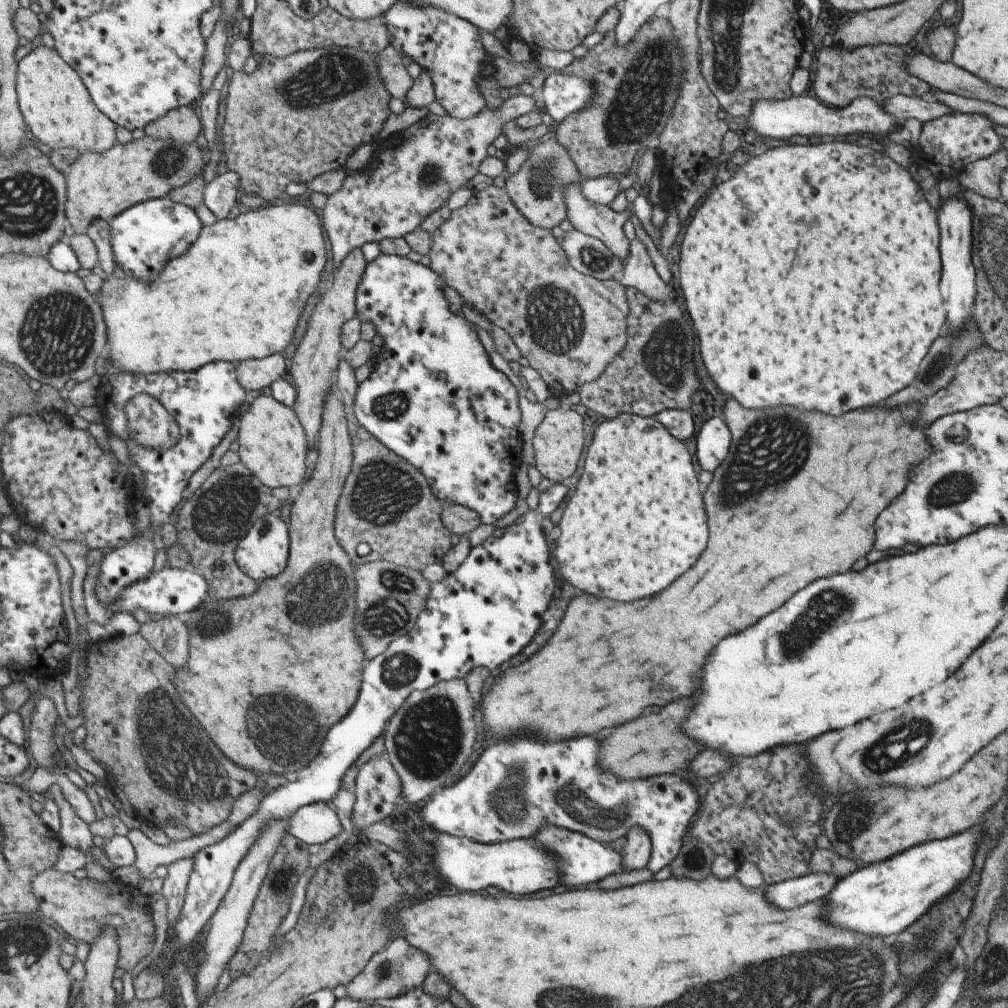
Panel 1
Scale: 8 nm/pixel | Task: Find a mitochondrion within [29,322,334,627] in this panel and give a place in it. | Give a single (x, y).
(222, 512)

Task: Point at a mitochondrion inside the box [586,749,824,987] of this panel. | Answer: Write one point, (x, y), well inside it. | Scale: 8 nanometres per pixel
(790, 818)

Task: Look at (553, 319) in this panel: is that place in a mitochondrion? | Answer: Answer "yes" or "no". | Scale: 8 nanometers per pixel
yes

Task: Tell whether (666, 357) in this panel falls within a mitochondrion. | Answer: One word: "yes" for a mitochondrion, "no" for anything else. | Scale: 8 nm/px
yes

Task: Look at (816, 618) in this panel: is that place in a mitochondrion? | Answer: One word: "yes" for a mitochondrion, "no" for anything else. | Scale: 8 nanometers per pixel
yes

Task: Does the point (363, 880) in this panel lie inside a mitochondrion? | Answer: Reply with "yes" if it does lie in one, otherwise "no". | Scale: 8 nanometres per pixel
yes

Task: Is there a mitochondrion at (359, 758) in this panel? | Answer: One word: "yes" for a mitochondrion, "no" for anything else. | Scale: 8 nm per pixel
no

